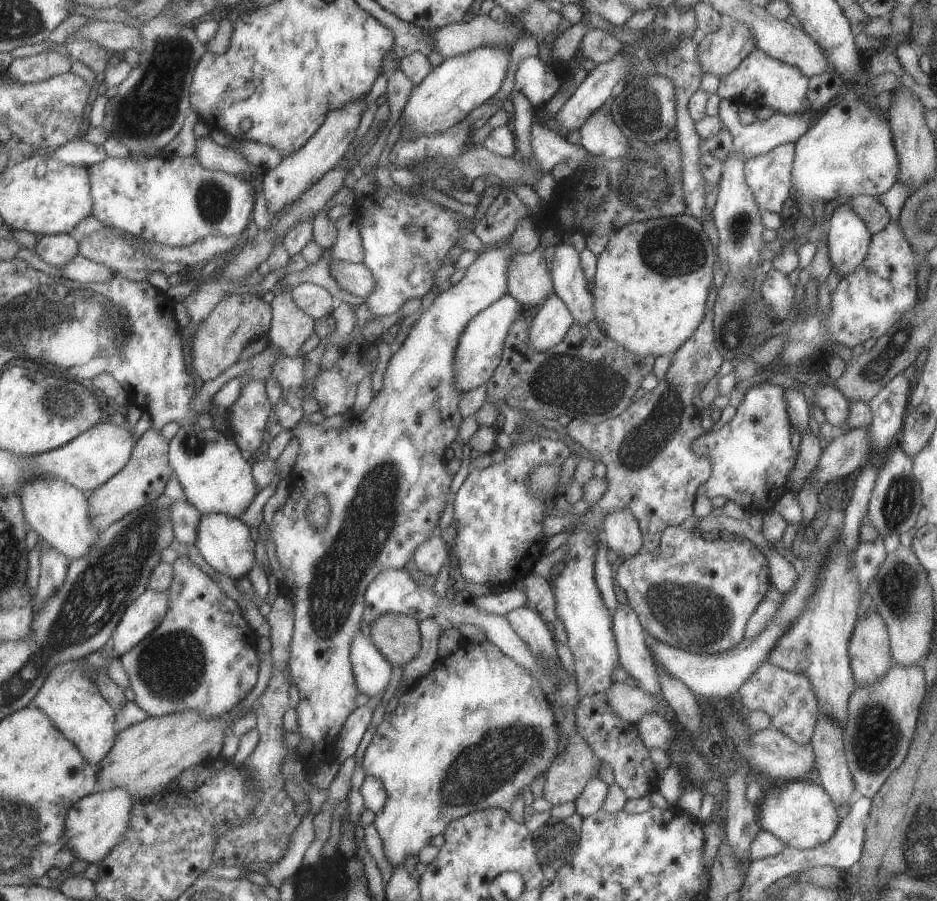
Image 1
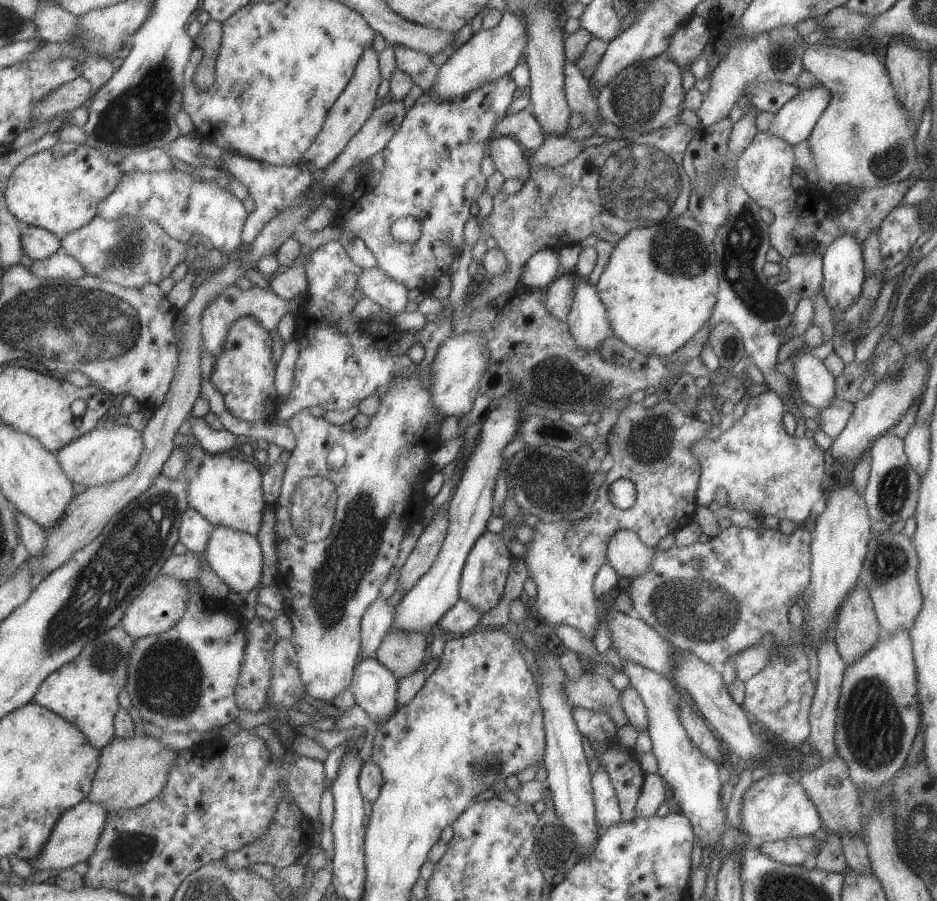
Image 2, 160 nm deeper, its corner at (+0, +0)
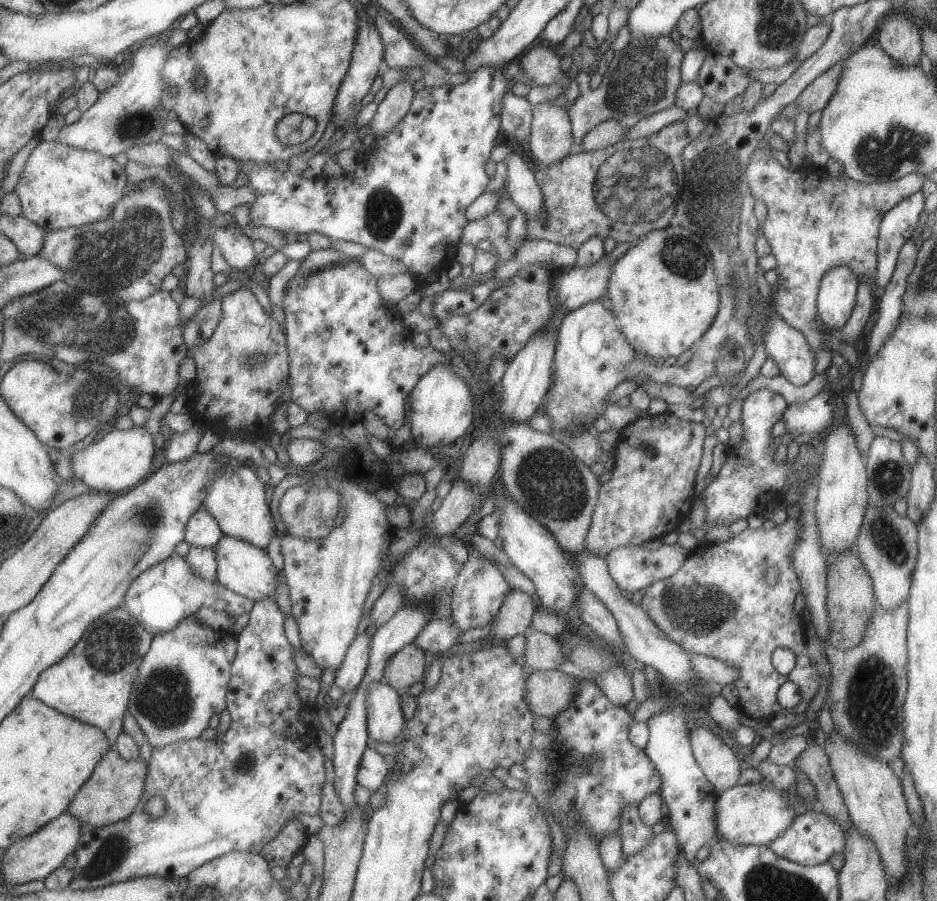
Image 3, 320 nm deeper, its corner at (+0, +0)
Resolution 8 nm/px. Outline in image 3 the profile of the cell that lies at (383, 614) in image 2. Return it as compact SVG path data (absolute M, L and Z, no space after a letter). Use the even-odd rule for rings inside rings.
M364 632L354 638L347 647L345 656L334 673L333 684L341 692L351 692L361 682L368 661L368 642L370 638Z

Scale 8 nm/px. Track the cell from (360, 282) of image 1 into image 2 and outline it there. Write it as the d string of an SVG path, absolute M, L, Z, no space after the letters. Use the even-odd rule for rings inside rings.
M379 267L362 270L358 287L365 297L387 308L394 316L404 311L408 288L402 282L389 278Z

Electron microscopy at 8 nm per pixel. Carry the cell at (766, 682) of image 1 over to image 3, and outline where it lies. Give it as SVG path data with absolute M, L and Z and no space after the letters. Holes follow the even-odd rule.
M788 517L780 525L765 531L762 527L747 527L739 534L732 534L725 543L698 545L670 577L652 582L645 588L640 607L653 624L671 642L678 644L686 653L695 653L724 662L737 669L740 675L731 683L737 690L738 709L750 719L770 720L777 714L795 716L804 712L813 696L817 694L821 676L811 664L805 648L804 623L800 613L793 611L793 599L800 591L800 582L790 562L790 552L798 541L798 522ZM769 566L779 571L774 586L768 586L761 573ZM777 647L789 649L795 657L794 667L786 674L779 674L771 664L770 654ZM790 680L797 684L800 701L791 709L781 708L775 698L777 689Z

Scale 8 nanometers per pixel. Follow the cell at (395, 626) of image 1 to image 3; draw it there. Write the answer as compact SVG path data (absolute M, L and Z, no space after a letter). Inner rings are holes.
M407 643L387 659L383 682L401 692L411 684L423 681L424 671L427 670L424 655L415 645Z

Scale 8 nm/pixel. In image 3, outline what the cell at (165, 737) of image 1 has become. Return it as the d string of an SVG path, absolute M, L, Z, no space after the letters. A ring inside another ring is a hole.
M111 746L111 750L103 757L103 760L94 770L92 777L71 801L69 811L78 817L83 828L99 828L110 825L126 818L135 812L146 792L146 778L150 766L140 758L128 761L121 756L121 753Z

